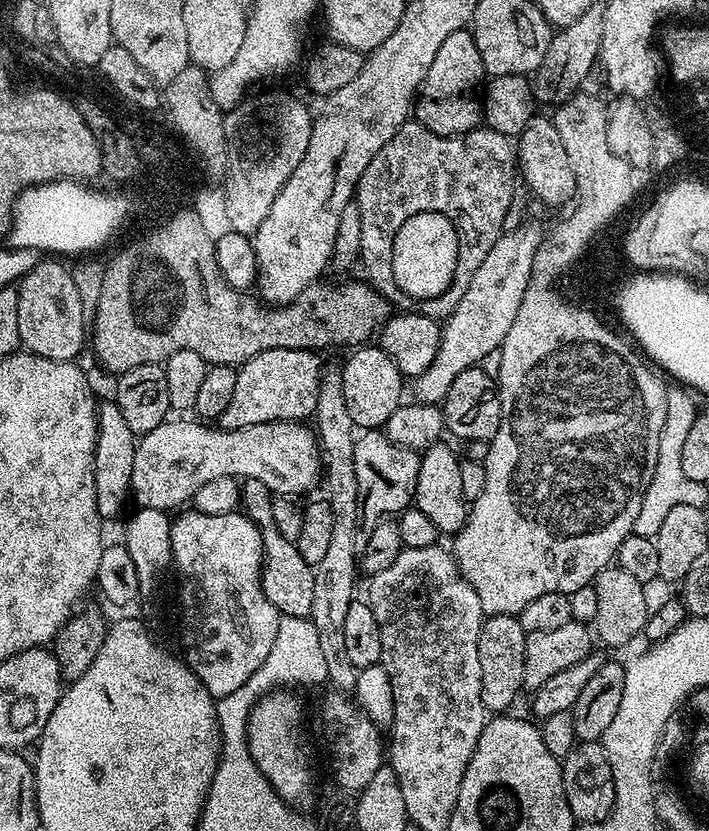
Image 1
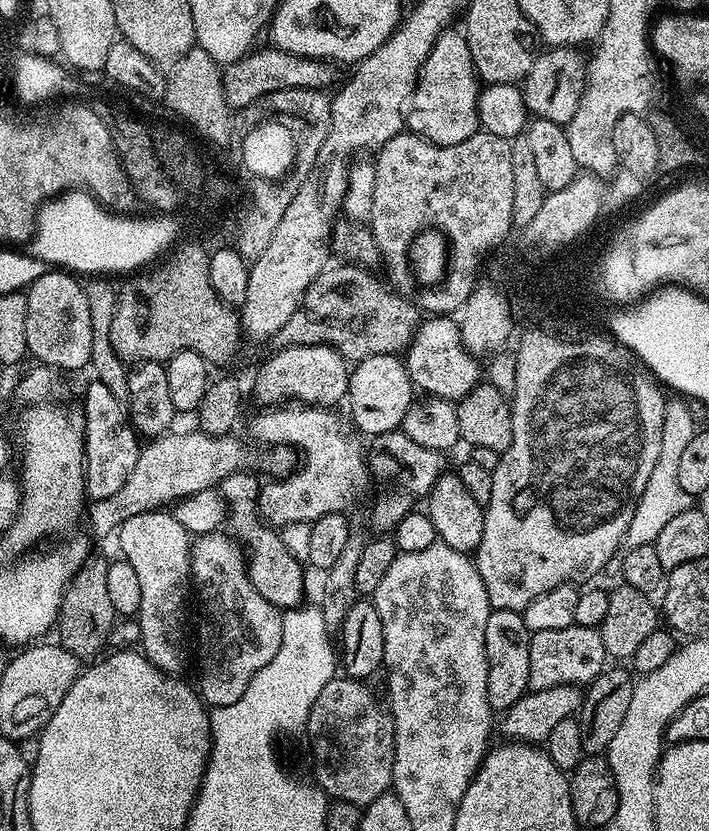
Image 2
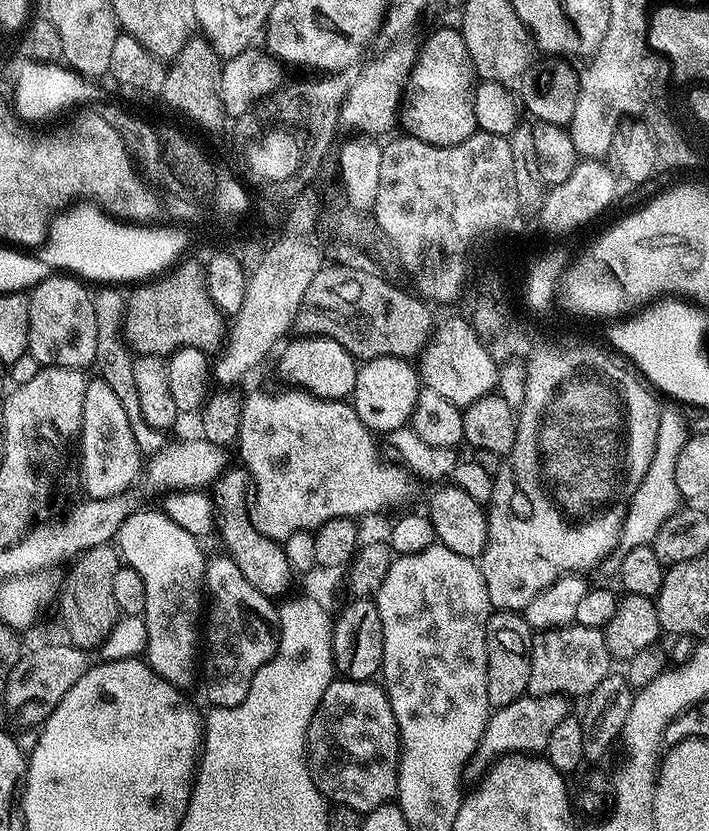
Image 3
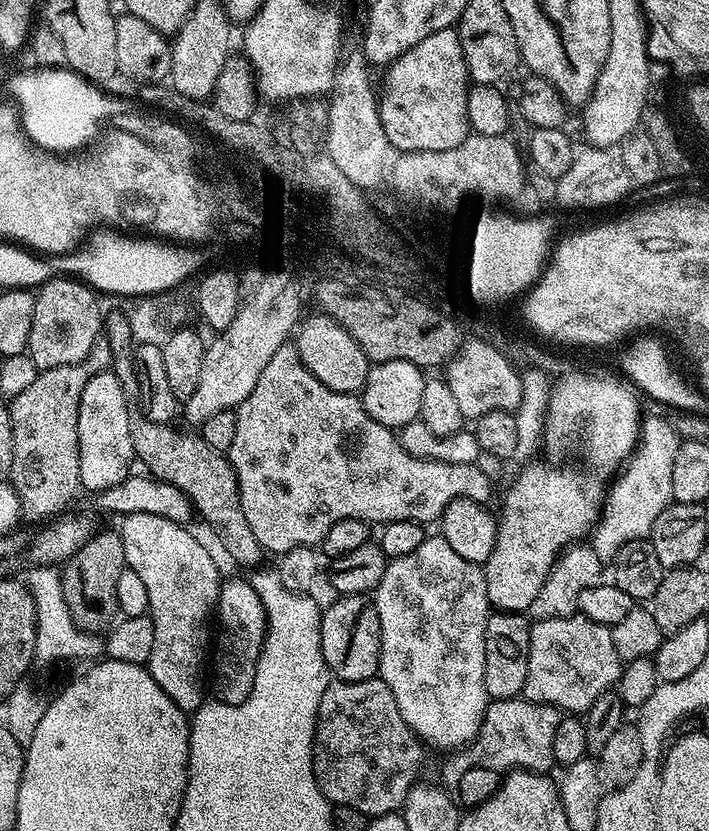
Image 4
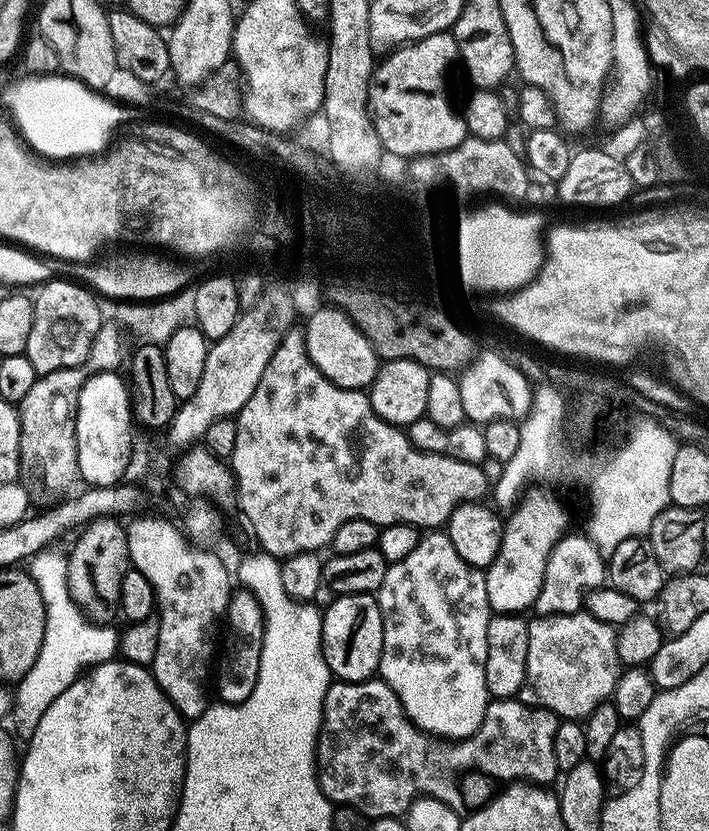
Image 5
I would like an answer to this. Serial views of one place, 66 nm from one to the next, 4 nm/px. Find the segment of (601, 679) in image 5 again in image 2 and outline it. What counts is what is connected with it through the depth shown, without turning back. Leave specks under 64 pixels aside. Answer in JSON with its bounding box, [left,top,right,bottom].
[529,626,606,690]

